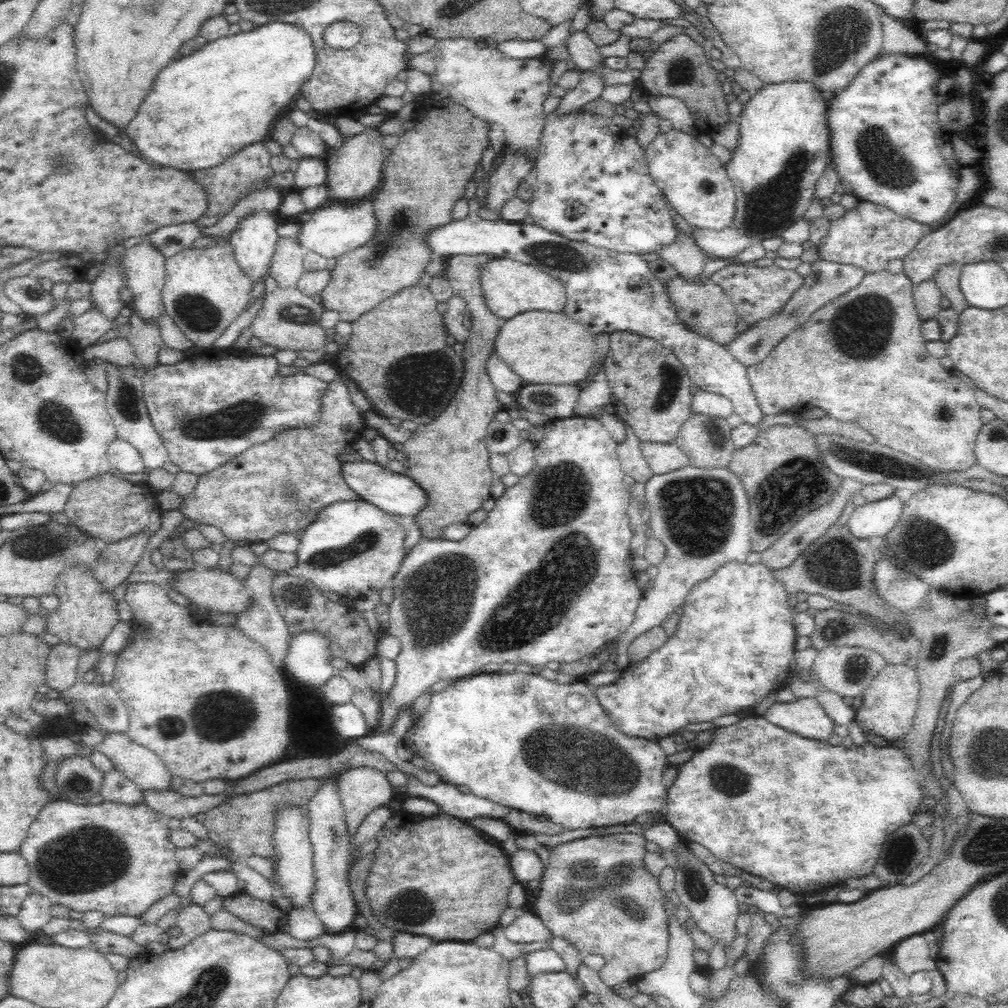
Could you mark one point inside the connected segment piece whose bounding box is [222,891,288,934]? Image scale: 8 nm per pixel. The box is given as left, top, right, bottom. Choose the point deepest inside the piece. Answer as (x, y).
(269, 917)

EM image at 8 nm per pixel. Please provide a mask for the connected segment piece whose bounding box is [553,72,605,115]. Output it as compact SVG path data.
M580 72L580 84L575 89L570 89L561 98L553 115L563 115L575 111L597 99L604 90L603 78L597 72Z

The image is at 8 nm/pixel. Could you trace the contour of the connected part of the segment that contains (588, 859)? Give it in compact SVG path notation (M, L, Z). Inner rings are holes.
M620 832L603 836L583 837L550 848L549 861L540 878L540 892L536 894L536 902L534 902L534 912L536 912L546 927L552 931L553 936L564 938L584 955L598 954L602 956L602 959L606 961L606 966L599 976L611 989L621 983L634 983L636 980L642 979L648 972L655 974L668 959L668 918L662 905L663 901L661 898L663 898L663 893L660 890L660 885L658 885L658 878L651 875L644 865L644 853L647 851L646 847L644 847L645 842L646 840L642 835L634 832Z

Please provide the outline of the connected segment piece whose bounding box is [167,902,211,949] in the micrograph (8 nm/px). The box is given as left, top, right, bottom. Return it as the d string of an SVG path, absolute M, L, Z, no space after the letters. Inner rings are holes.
M185 902L178 908L177 927L181 933L171 937L167 946L169 949L179 949L186 946L197 936L210 930L210 916L200 905Z

